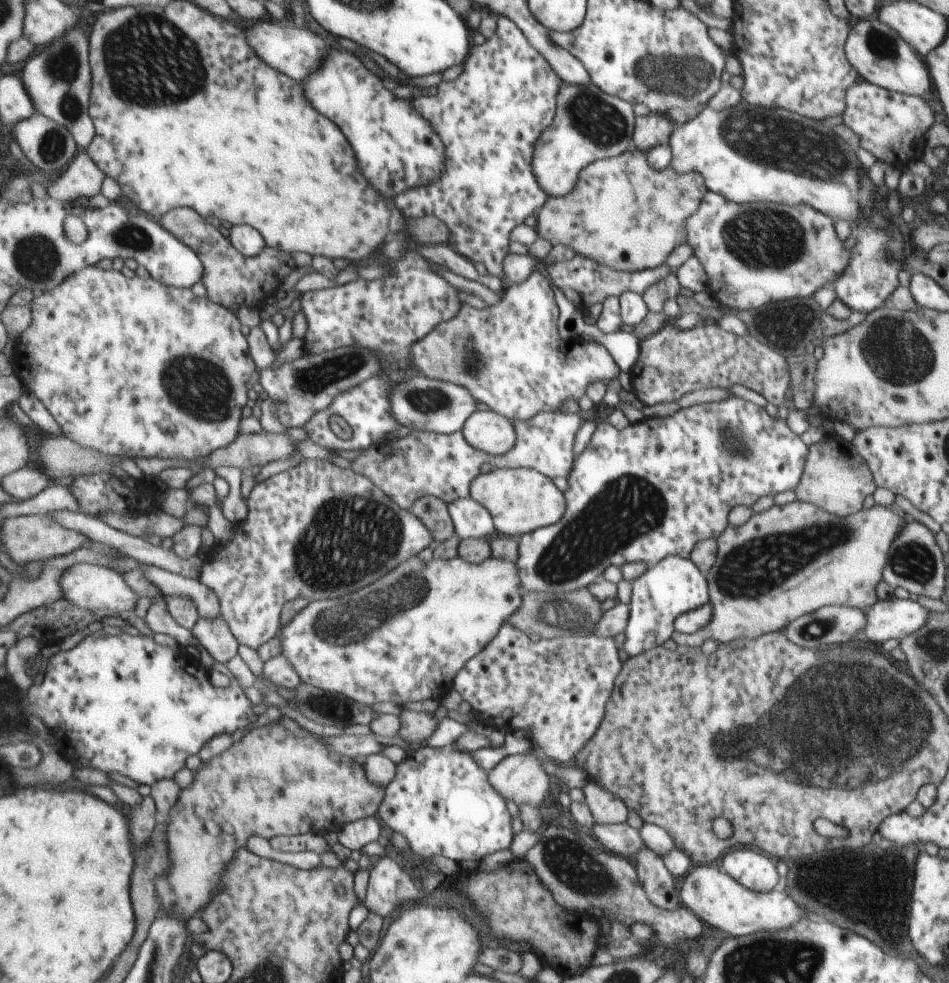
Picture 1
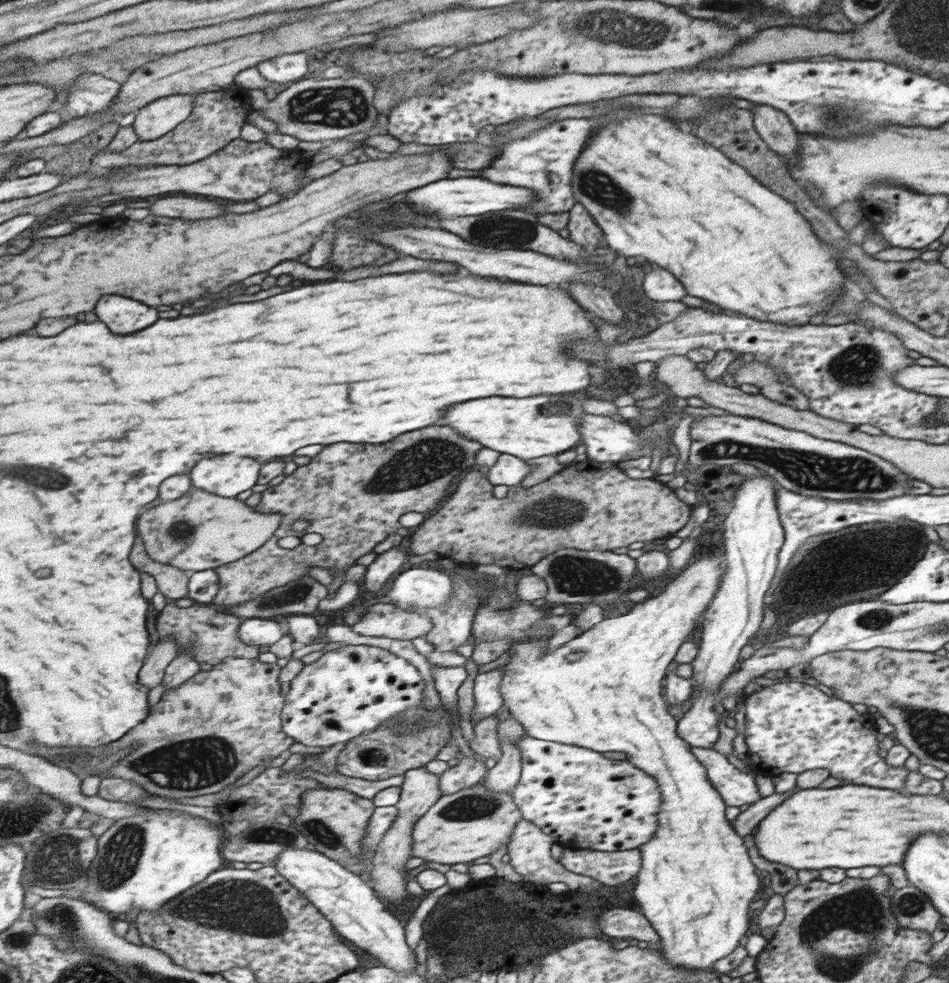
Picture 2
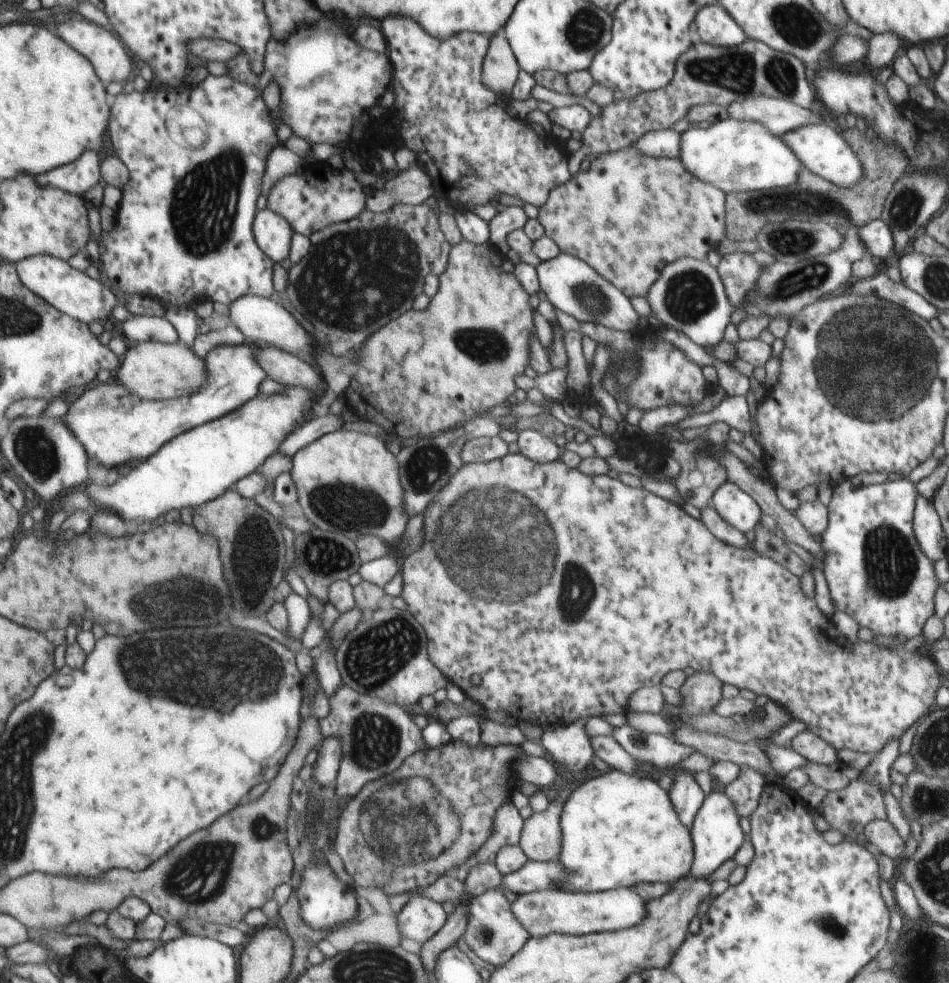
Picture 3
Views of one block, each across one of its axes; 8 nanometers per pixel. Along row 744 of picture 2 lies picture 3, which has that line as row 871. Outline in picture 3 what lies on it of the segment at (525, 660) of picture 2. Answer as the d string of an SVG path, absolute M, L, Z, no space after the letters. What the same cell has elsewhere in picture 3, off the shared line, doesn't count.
M612 769L601 776L586 780L586 782L575 789L570 794L568 800L566 800L560 817L560 826L563 843L560 856L556 861L562 863L569 872L569 880L564 885L561 885L560 891L570 893L607 891L620 887L629 888L635 882L652 882L652 884L654 884L654 882L665 882L672 884L679 882L682 878L686 878L695 862L696 852L691 829L680 820L680 816L677 813L671 798L668 798L668 794L654 782L654 777L646 775L629 775L628 773Z

